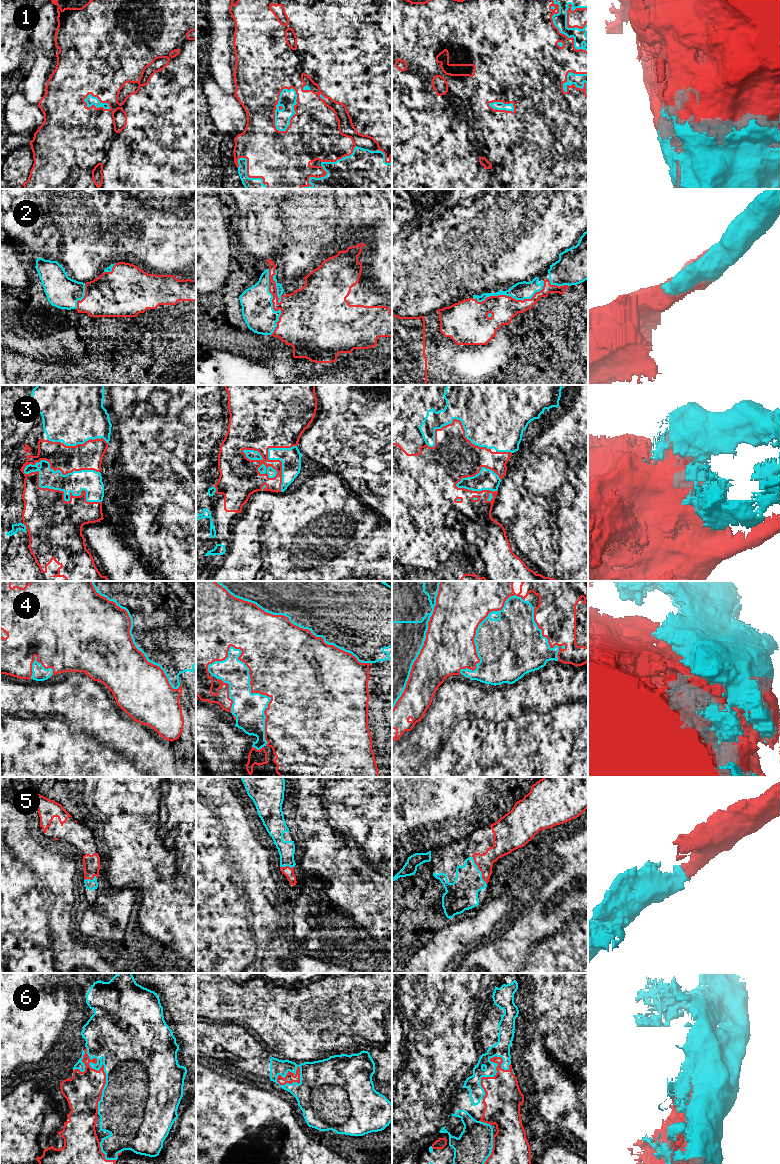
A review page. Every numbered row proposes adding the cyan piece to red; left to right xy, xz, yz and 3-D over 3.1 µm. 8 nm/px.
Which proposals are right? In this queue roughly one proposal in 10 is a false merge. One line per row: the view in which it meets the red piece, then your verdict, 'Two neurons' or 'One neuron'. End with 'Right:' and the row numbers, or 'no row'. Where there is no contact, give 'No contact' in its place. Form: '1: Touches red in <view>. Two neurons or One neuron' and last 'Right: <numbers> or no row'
1: Touches red in xz. One neuron
2: Touches red in yz. One neuron
3: Touches red in xy. One neuron
4: Touches red in xz. One neuron
5: Touches red in yz. One neuron
6: Touches red in xy. One neuron
Right: 1, 2, 3, 4, 5, 6

